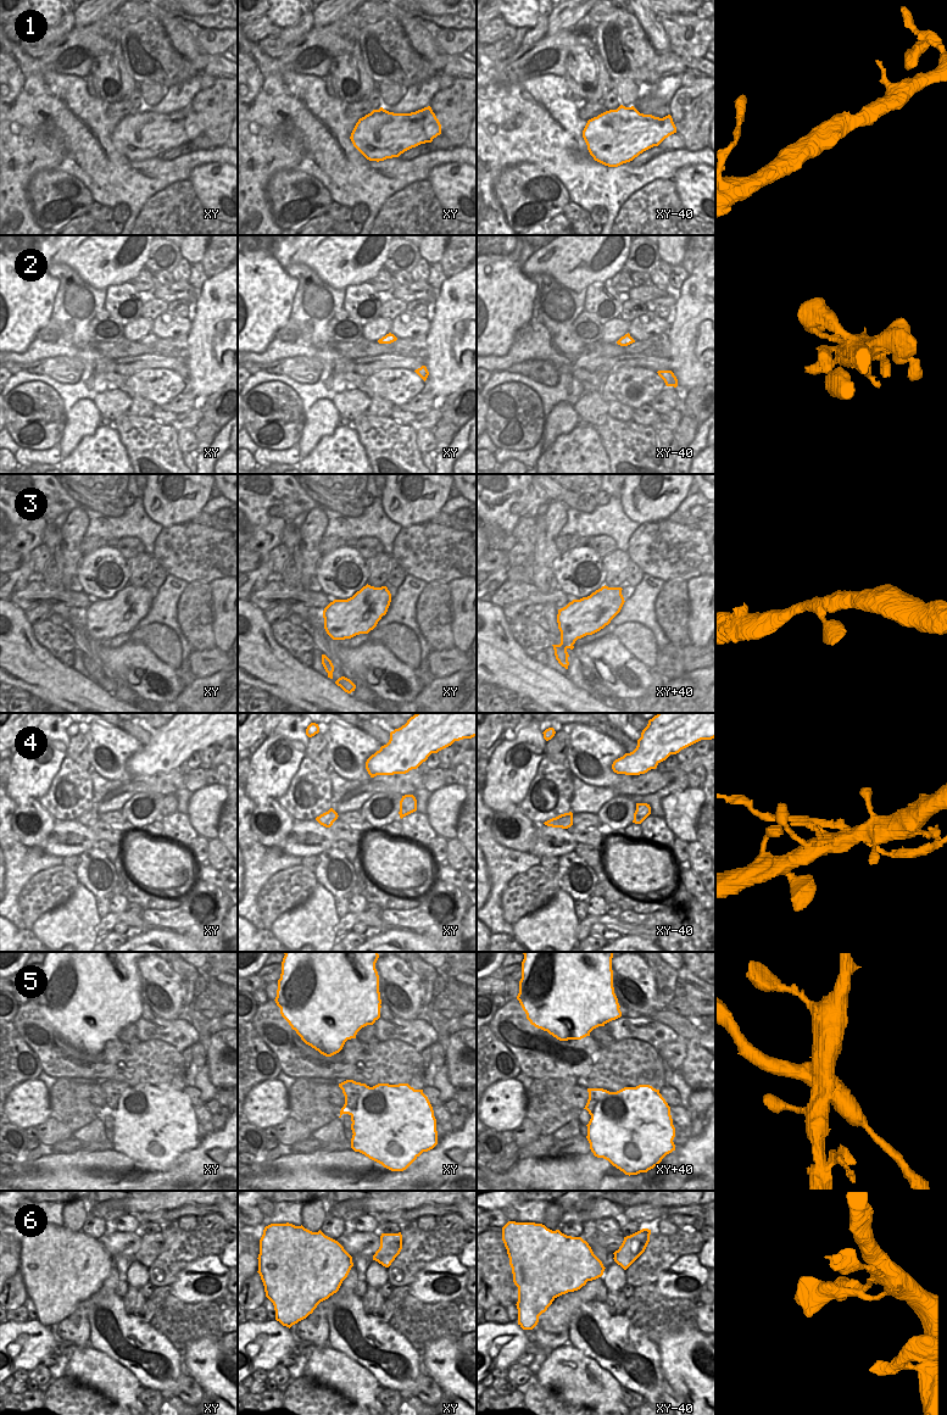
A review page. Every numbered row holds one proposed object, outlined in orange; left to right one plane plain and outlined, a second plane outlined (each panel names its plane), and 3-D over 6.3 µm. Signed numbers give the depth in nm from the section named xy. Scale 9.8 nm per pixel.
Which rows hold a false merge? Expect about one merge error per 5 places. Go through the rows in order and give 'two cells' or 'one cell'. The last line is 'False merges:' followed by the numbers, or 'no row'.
1: one cell
2: one cell
3: one cell
4: two cells
5: two cells
6: two cells
False merges: 4, 5, 6

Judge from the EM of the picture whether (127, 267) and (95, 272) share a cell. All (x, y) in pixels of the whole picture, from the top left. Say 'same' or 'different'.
same

